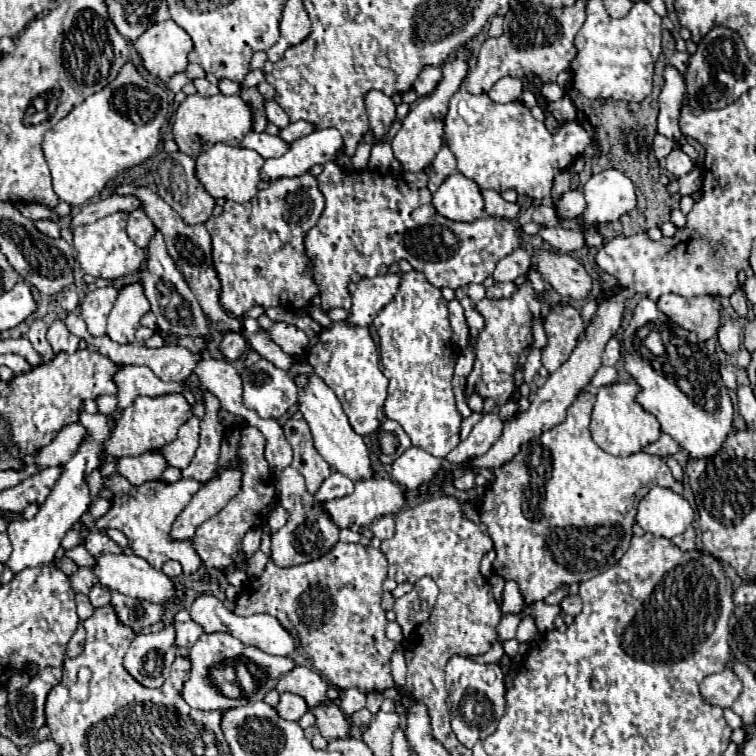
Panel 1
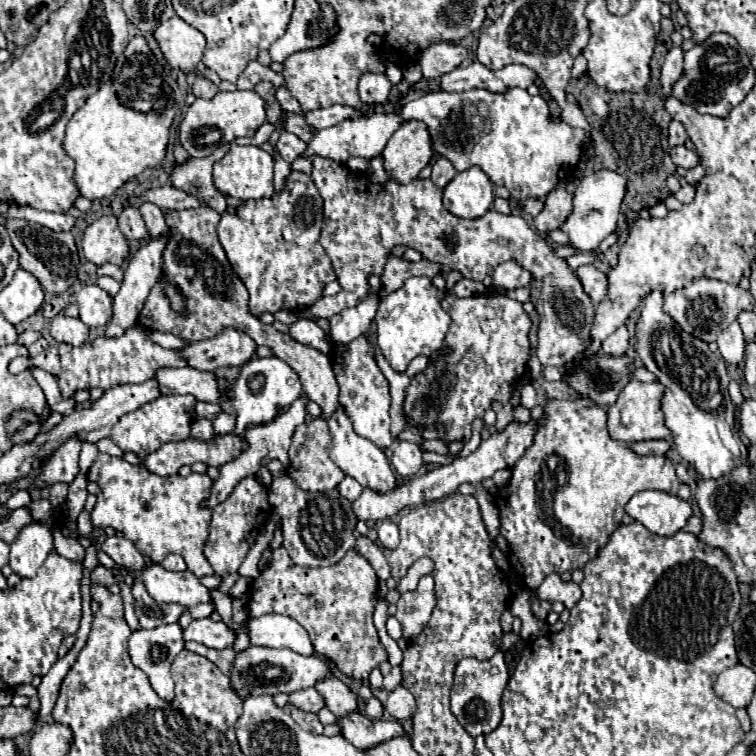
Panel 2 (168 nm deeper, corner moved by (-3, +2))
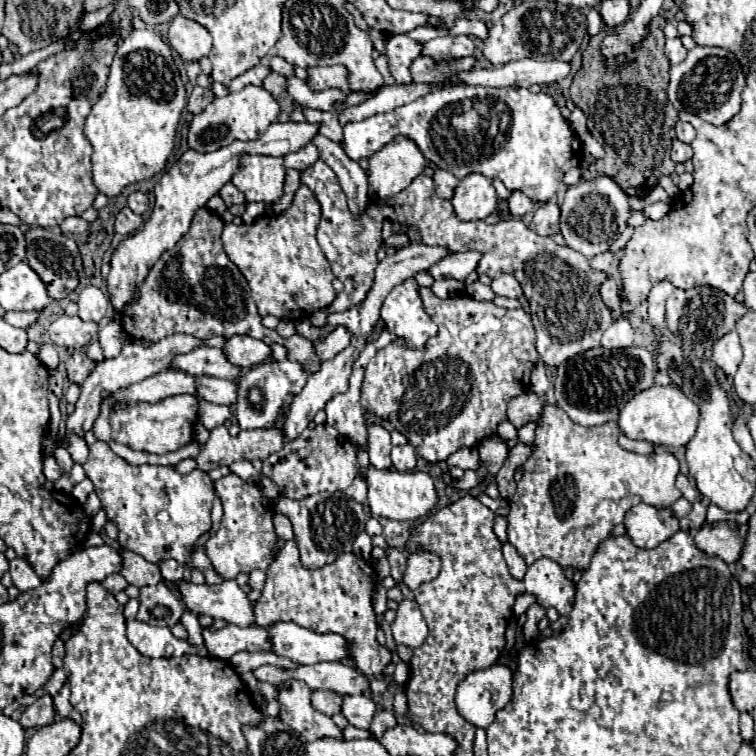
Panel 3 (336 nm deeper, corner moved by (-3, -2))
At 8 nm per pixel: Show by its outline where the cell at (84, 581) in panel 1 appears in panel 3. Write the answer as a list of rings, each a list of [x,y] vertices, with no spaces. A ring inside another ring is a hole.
[[[114,573],[114,575],[110,575],[110,577],[106,577],[102,581],[102,587],[108,589],[110,593],[118,593],[118,591],[124,591],[128,587],[128,583],[126,583],[126,579],[120,573]]]

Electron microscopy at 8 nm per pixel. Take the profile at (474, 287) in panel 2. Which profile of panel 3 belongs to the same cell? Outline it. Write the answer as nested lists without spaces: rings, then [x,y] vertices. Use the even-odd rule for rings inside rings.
[[[442,279],[442,281],[434,281],[434,285],[430,287],[434,291],[436,297],[440,299],[448,299],[448,297],[456,297],[456,295],[464,295],[466,287],[462,281],[456,279]]]

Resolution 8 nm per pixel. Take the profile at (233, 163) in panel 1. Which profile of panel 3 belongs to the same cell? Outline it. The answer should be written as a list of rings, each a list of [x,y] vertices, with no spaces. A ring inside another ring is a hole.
[[[244,153],[240,157],[240,169],[232,177],[232,183],[240,193],[244,193],[248,203],[274,203],[284,193],[284,173],[286,169],[280,157]]]

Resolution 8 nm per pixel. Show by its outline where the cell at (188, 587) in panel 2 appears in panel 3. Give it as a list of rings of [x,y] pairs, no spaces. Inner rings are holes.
[[[182,579],[176,583],[176,589],[182,595],[182,603],[196,615],[210,615],[212,619],[224,619],[240,627],[254,625],[254,609],[236,581],[194,585],[192,581]]]

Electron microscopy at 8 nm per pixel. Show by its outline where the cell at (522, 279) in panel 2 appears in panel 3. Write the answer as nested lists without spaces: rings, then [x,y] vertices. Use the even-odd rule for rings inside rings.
[[[500,275],[492,281],[492,291],[496,295],[502,295],[502,297],[510,297],[510,299],[522,299],[522,287],[520,283],[516,281],[514,275]]]

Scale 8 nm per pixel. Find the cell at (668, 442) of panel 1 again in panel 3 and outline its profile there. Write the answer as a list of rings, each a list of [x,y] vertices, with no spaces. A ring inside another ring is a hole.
[[[620,435],[618,443],[620,443],[624,449],[628,449],[628,451],[632,451],[632,453],[640,453],[640,455],[650,455],[650,453],[654,451],[654,445],[652,445],[652,443],[648,443],[648,441],[634,441],[634,439],[628,439],[628,437],[624,437],[624,435]]]

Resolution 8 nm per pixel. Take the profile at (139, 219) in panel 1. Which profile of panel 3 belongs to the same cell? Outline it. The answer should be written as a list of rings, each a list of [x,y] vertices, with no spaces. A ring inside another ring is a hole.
[[[124,207],[118,215],[116,215],[116,233],[120,235],[132,235],[136,233],[140,227],[144,225],[144,219],[136,213],[132,213],[128,207]]]

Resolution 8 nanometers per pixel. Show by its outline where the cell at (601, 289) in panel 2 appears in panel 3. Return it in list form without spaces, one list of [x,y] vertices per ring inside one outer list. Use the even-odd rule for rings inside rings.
[[[606,279],[600,287],[600,295],[602,295],[602,301],[604,305],[610,309],[610,311],[616,311],[618,305],[620,305],[620,289],[618,285],[612,281],[612,279]]]

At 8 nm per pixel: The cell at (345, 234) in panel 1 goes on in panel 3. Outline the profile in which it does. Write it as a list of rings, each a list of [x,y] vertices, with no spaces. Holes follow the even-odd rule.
[[[318,159],[314,165],[310,165],[308,169],[302,171],[302,183],[306,187],[310,187],[316,195],[316,199],[320,201],[322,219],[320,219],[320,225],[318,225],[318,243],[320,243],[326,259],[330,261],[332,273],[344,283],[344,291],[336,295],[336,299],[330,307],[326,307],[328,313],[344,313],[344,311],[360,305],[366,299],[366,295],[368,295],[368,291],[372,289],[372,283],[374,283],[378,249],[384,245],[384,241],[390,235],[404,233],[404,225],[406,225],[406,227],[416,227],[418,229],[424,245],[446,247],[450,253],[480,251],[482,257],[476,265],[478,275],[488,275],[490,279],[494,279],[502,271],[506,271],[506,273],[512,273],[518,279],[518,283],[524,289],[524,295],[530,303],[530,315],[532,315],[534,329],[536,329],[536,351],[538,351],[540,359],[544,361],[544,365],[558,367],[578,353],[600,347],[602,333],[614,323],[612,311],[608,307],[604,307],[604,303],[600,299],[600,293],[598,293],[600,283],[606,279],[606,273],[598,273],[598,271],[590,269],[588,259],[584,255],[580,255],[578,251],[572,251],[570,247],[556,245],[550,237],[540,237],[538,233],[528,229],[520,219],[498,221],[496,225],[488,225],[484,221],[460,221],[460,219],[456,219],[456,215],[452,211],[452,203],[434,193],[432,177],[428,177],[424,173],[418,175],[410,183],[410,187],[396,193],[394,197],[378,199],[376,205],[374,205],[374,201],[370,201],[368,207],[364,209],[364,213],[358,213],[358,215],[350,213],[348,203],[346,203],[346,195],[344,195],[340,183],[338,183],[334,171],[322,159]]]

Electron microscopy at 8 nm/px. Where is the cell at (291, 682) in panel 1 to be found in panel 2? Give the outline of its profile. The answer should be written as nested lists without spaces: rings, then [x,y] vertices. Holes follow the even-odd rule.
[[[336,677],[324,679],[324,681],[316,683],[316,689],[322,693],[322,697],[326,699],[326,707],[336,717],[344,717],[348,713],[358,711],[358,695],[340,679],[336,679]]]

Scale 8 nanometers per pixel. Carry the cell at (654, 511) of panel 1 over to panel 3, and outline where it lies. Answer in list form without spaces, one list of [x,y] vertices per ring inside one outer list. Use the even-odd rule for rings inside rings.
[[[638,503],[626,513],[624,525],[632,543],[646,549],[658,547],[662,541],[680,531],[678,517],[672,509],[658,509],[646,503]]]

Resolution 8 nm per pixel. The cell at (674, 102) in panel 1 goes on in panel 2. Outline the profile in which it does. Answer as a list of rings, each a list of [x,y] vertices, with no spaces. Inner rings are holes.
[[[672,47],[666,53],[664,65],[662,65],[662,95],[668,97],[672,91],[672,85],[680,79],[682,75],[682,65],[684,65],[684,51],[680,47]]]

